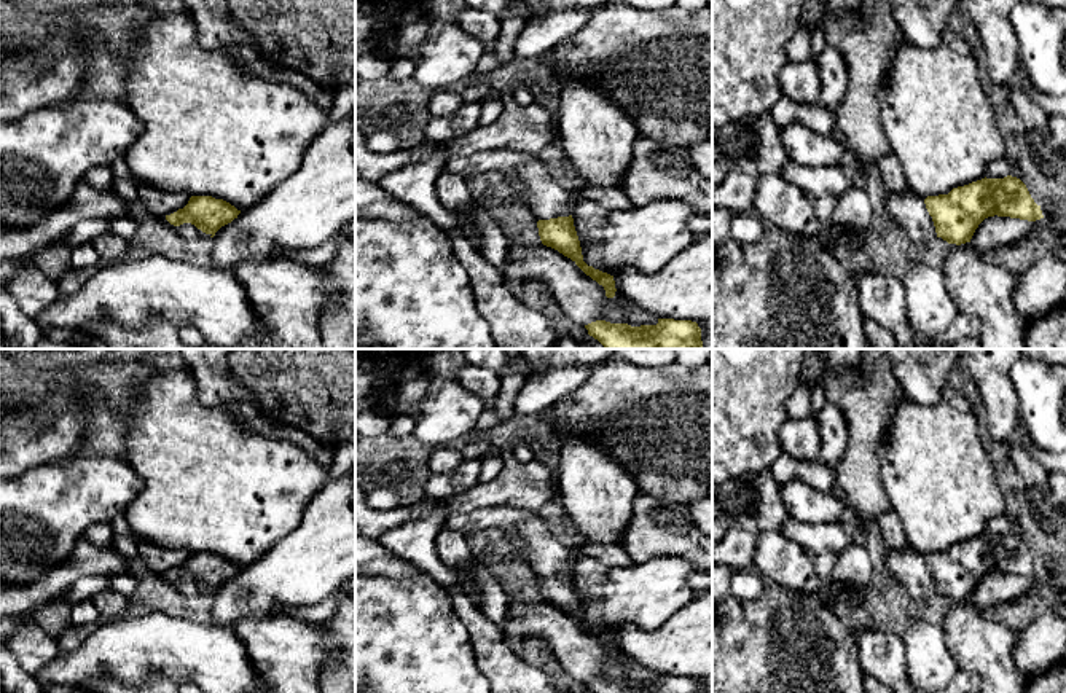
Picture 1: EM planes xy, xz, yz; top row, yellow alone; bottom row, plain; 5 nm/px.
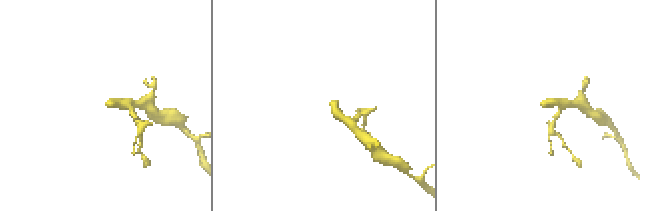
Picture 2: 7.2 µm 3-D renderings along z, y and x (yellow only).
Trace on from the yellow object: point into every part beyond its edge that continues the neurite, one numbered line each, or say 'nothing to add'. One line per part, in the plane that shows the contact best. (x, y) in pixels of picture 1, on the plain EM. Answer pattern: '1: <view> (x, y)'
1: xy (187, 588)

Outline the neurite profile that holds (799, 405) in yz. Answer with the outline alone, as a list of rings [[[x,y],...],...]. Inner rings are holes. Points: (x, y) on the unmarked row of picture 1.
[[[798,382],[784,405],[784,409],[792,421],[798,421],[811,416],[811,395],[814,386]]]

